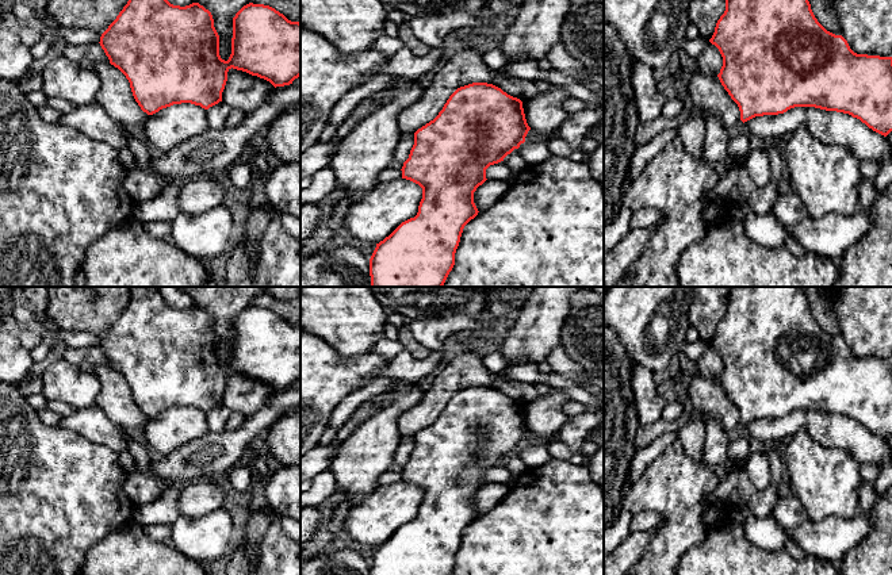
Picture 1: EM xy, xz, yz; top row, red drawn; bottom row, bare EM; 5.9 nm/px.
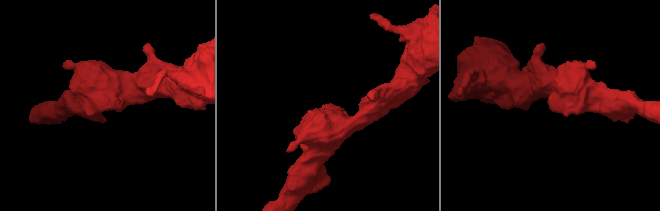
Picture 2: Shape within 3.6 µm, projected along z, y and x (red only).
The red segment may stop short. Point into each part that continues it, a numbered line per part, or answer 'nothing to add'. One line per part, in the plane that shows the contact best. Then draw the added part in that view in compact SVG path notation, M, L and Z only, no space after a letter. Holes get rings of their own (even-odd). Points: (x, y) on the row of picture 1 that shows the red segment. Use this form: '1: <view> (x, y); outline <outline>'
nothing to add

